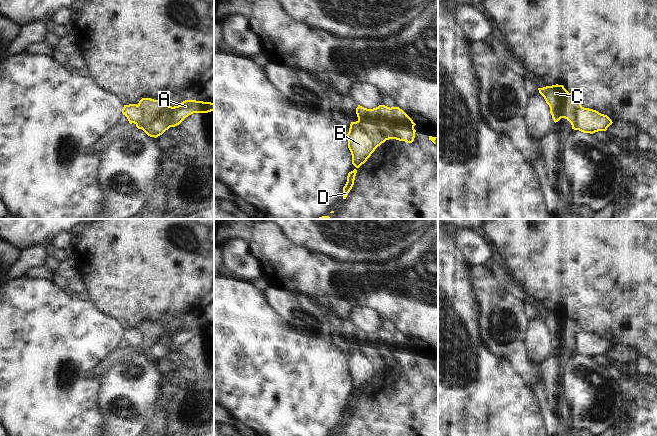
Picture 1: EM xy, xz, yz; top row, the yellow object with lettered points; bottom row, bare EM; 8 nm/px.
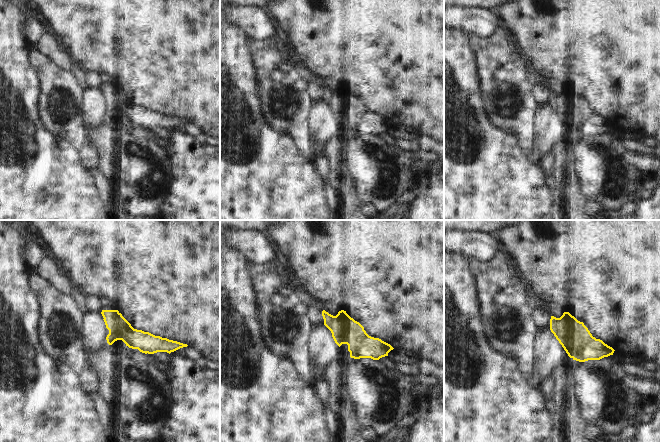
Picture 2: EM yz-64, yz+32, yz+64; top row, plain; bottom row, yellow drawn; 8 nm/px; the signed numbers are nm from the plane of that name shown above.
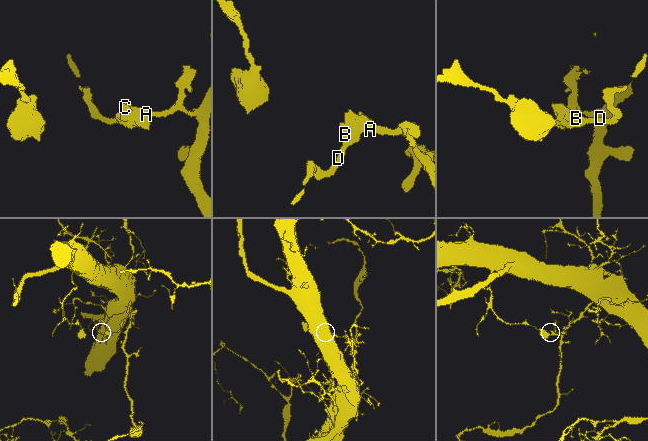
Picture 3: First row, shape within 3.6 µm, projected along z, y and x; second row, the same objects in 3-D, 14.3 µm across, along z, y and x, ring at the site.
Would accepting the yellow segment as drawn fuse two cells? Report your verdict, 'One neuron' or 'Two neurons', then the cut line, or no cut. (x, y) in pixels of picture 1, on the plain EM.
One neuron. No split

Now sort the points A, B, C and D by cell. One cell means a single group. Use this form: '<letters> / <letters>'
A B C D

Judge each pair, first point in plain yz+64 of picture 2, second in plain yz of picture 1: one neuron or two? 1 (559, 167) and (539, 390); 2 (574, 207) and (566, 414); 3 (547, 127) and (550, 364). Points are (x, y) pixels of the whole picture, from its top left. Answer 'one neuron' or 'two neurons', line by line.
1: two neurons
2: one neuron
3: two neurons

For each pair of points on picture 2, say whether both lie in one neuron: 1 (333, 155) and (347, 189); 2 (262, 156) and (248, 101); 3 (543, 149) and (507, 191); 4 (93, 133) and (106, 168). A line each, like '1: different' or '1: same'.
1: same
2: same
3: different
4: same

